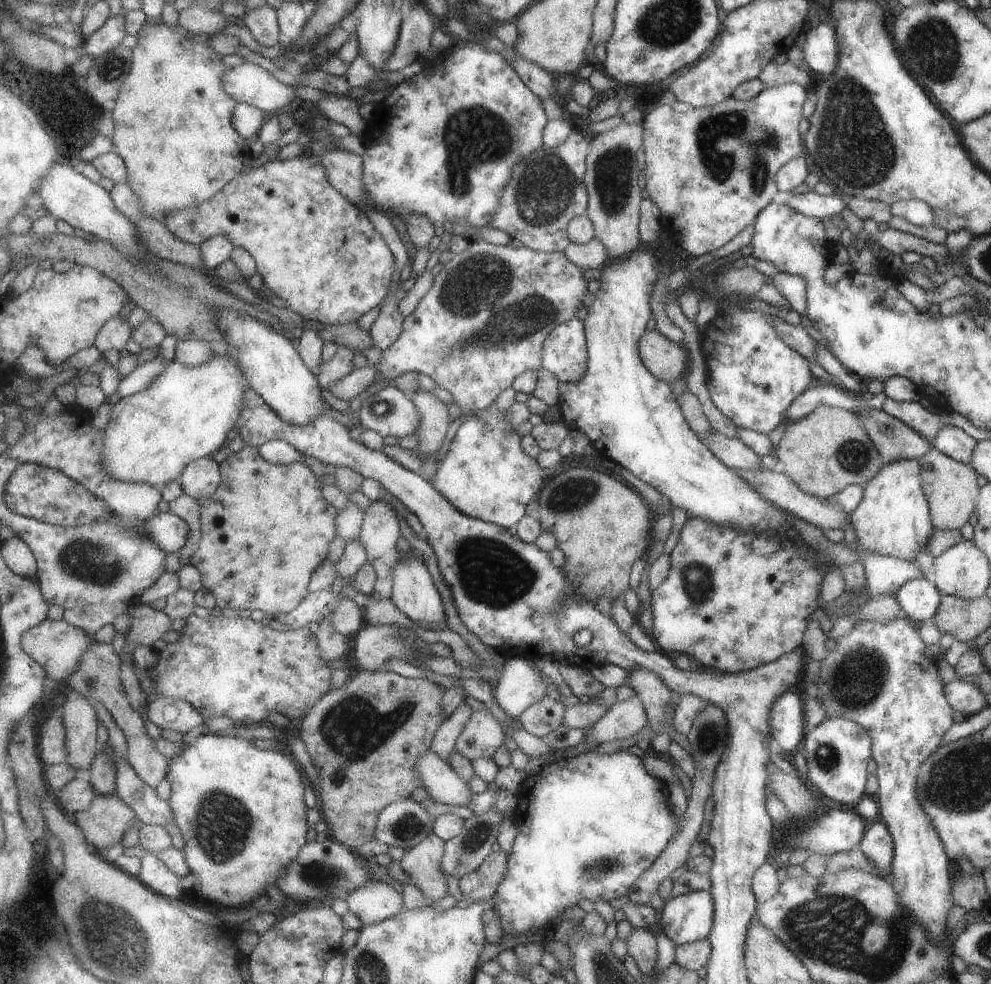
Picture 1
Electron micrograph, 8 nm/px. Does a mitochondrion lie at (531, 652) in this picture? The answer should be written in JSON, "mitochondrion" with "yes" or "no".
{"mitochondrion":"no"}

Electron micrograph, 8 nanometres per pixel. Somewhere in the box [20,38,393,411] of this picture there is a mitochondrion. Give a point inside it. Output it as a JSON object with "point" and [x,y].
{"point":[111,69]}

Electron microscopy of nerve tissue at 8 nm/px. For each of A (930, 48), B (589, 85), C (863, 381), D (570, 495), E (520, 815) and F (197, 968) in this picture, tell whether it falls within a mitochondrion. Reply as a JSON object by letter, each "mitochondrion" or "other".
{"A":"mitochondrion","B":"other","C":"other","D":"mitochondrion","E":"other","F":"other"}

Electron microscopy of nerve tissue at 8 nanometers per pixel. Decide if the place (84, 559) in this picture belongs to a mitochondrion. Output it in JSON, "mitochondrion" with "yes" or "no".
{"mitochondrion":"yes"}

